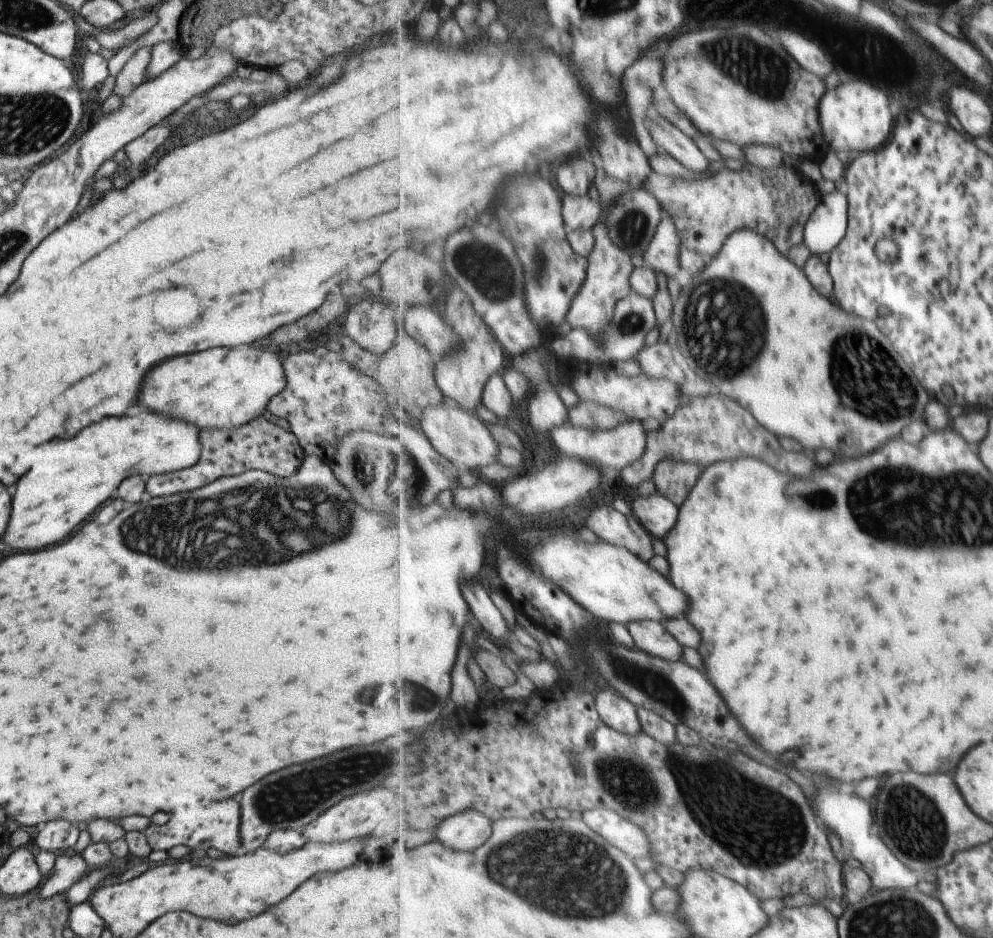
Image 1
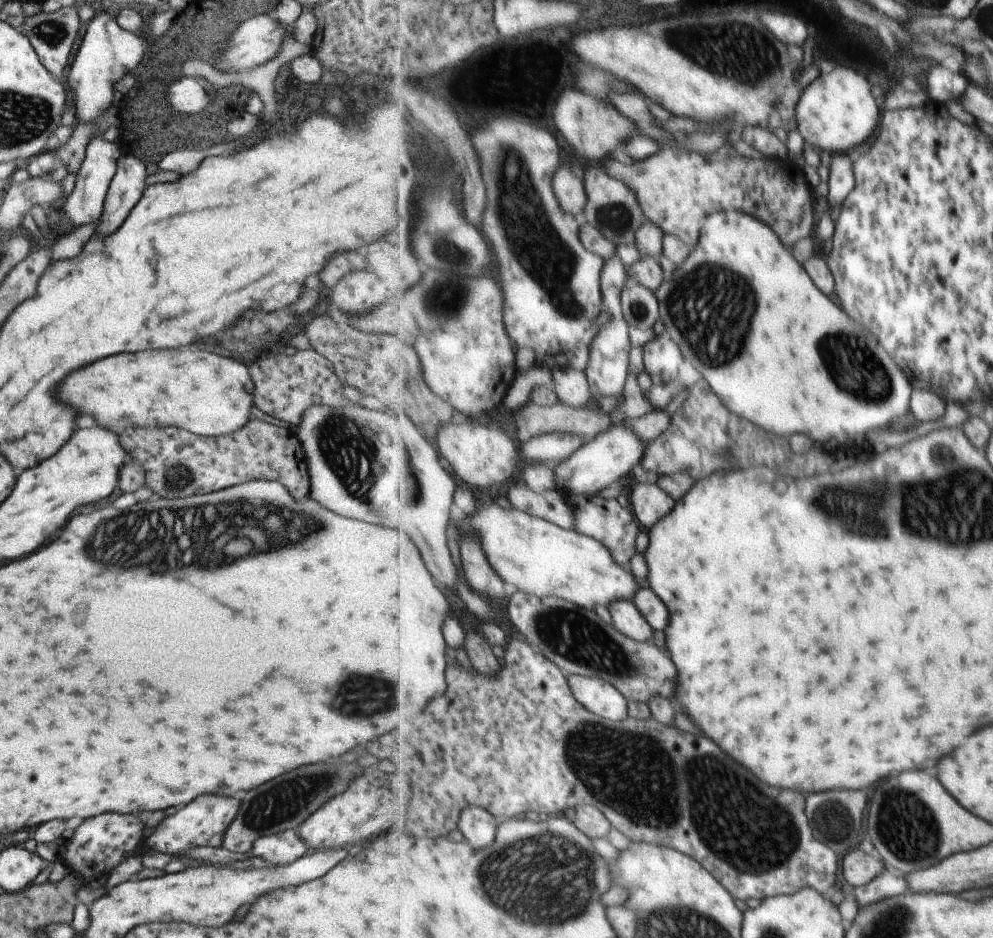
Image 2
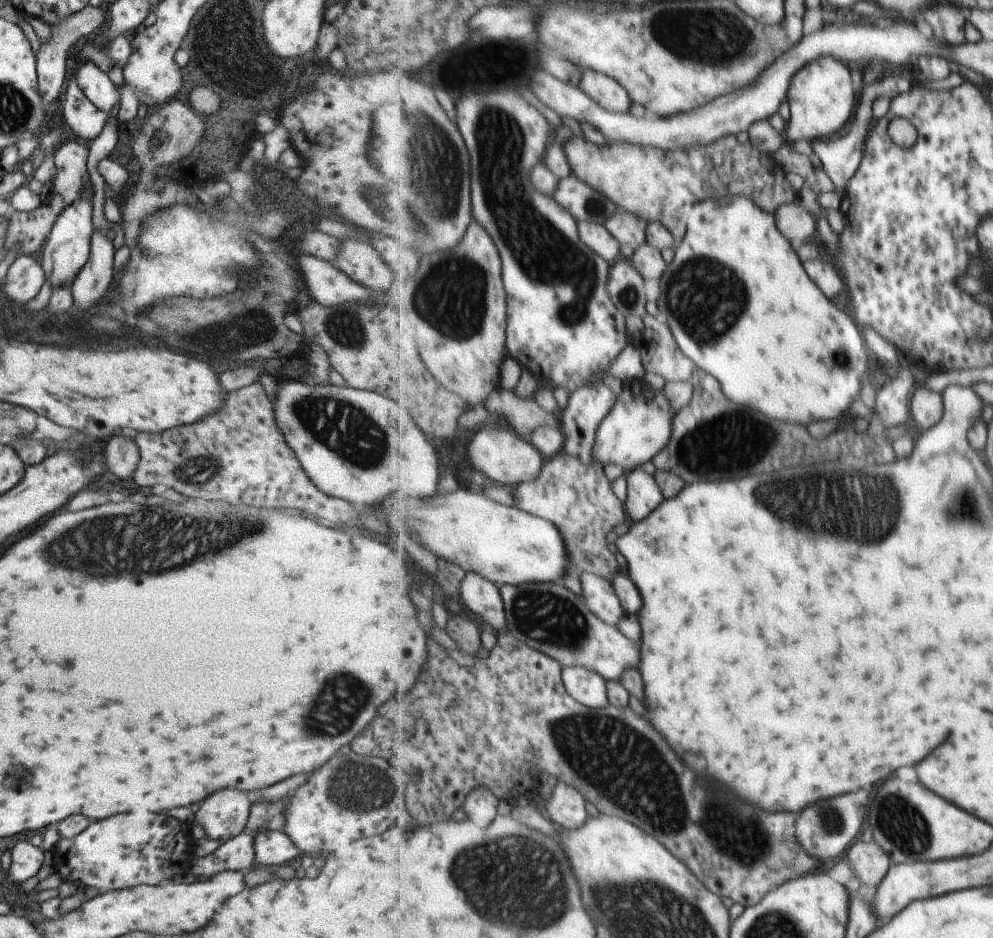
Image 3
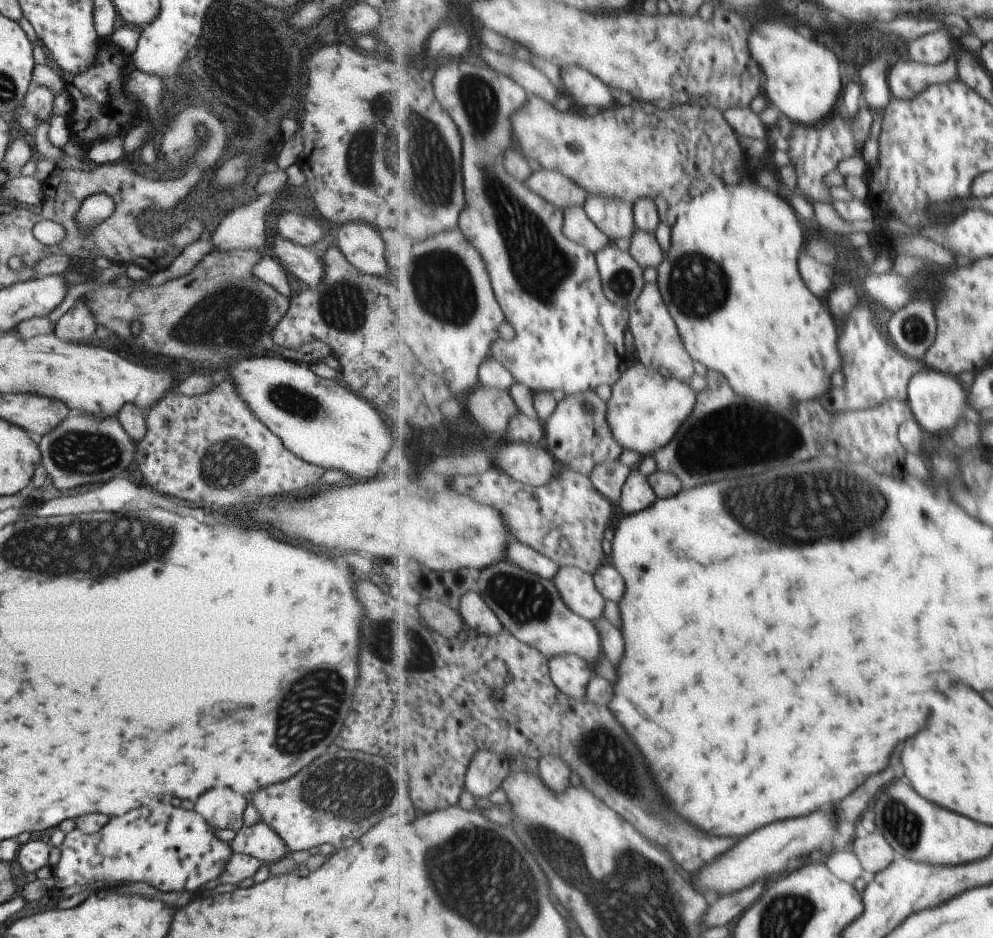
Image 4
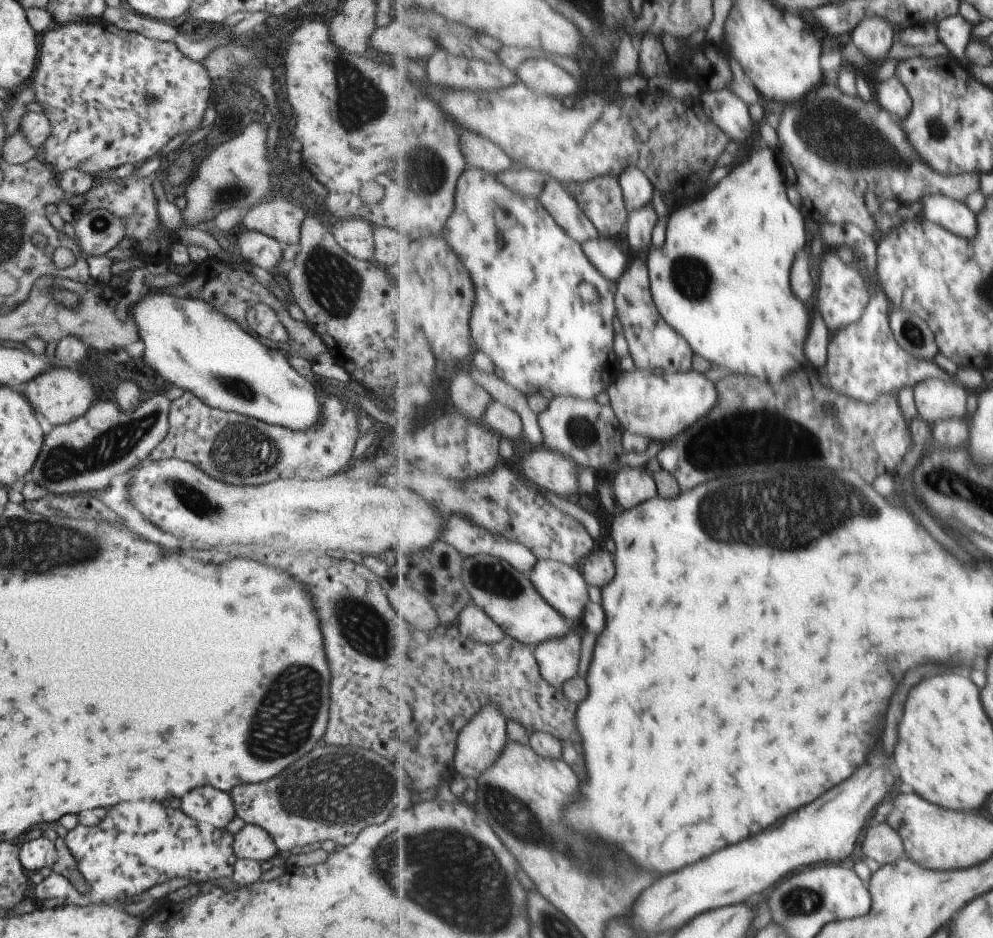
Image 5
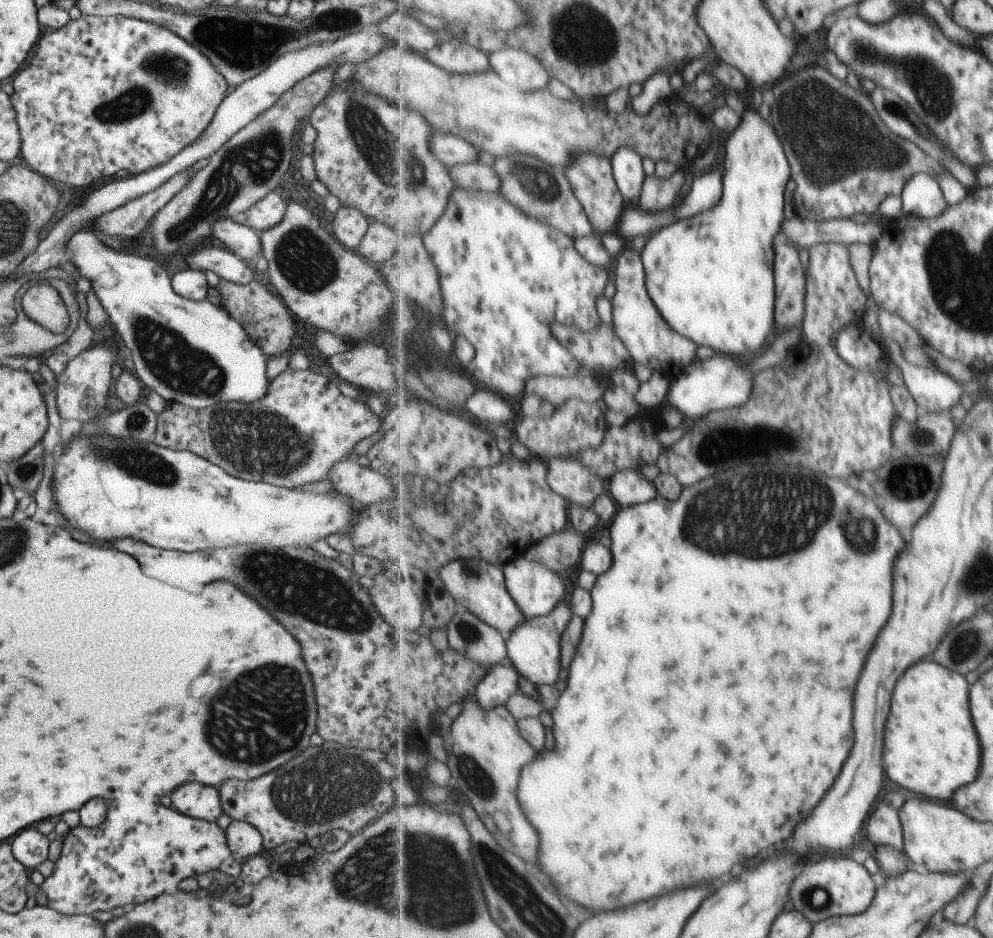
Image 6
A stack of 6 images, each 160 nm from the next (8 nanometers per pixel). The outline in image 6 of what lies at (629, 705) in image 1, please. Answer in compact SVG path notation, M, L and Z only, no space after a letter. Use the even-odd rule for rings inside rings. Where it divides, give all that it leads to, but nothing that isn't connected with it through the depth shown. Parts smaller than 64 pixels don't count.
M563 599L551 614L527 619L506 639L508 658L523 677L536 685L559 685L563 682L565 674L561 669L561 636L571 622L573 613L570 602Z

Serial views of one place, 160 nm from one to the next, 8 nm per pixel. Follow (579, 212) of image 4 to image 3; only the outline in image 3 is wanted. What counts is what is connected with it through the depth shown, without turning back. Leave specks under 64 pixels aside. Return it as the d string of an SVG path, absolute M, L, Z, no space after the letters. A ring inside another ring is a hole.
M588 220L578 221L578 233L581 240L602 256L611 265L621 257L620 242L614 237L604 224Z

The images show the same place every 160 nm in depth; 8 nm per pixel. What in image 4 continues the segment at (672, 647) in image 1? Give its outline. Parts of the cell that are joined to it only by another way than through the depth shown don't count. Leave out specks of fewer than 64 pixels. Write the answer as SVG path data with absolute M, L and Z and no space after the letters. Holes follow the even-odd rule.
M563 566L559 568L554 582L575 614L591 621L603 618L607 610L607 598L599 592L591 574L575 566Z

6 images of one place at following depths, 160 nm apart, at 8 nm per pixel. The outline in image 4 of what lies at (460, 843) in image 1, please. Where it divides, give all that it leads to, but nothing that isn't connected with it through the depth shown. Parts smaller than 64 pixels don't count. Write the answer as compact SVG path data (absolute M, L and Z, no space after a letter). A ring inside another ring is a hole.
M491 750L477 752L466 774L466 790L475 799L488 798L509 777L509 766L507 759L503 760L503 756Z

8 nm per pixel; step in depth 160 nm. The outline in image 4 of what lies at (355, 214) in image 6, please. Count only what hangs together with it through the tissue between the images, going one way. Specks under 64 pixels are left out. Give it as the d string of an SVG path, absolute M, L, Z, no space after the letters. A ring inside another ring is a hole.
M360 222L343 224L339 225L335 238L341 256L358 272L377 278L386 276L389 268L377 230Z

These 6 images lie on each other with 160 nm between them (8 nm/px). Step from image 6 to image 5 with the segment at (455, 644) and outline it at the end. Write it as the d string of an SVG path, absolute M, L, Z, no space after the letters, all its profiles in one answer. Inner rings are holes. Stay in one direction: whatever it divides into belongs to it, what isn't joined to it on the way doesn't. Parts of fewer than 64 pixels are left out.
M473 602L460 612L459 628L462 636L483 644L496 644L505 638L505 632Z

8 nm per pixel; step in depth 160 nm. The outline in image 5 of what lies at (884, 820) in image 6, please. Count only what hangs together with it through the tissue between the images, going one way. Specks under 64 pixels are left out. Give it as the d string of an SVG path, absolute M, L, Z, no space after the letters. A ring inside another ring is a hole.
M887 821L878 825L871 822L865 831L865 836L861 840L859 846L861 846L863 852L865 852L863 858L875 868L895 863L901 856L903 856L903 854L905 854L901 834L899 834L899 832L897 832L897 830L895 830L895 828L893 828Z

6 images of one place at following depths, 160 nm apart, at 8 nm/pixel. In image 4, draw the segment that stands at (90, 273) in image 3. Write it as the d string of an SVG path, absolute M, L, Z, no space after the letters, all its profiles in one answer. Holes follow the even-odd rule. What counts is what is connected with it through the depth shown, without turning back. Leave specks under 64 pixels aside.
M75 300L73 308L59 318L53 332L61 340L75 342L75 344L87 344L95 332L95 322L93 322L89 310L85 308L85 304Z

